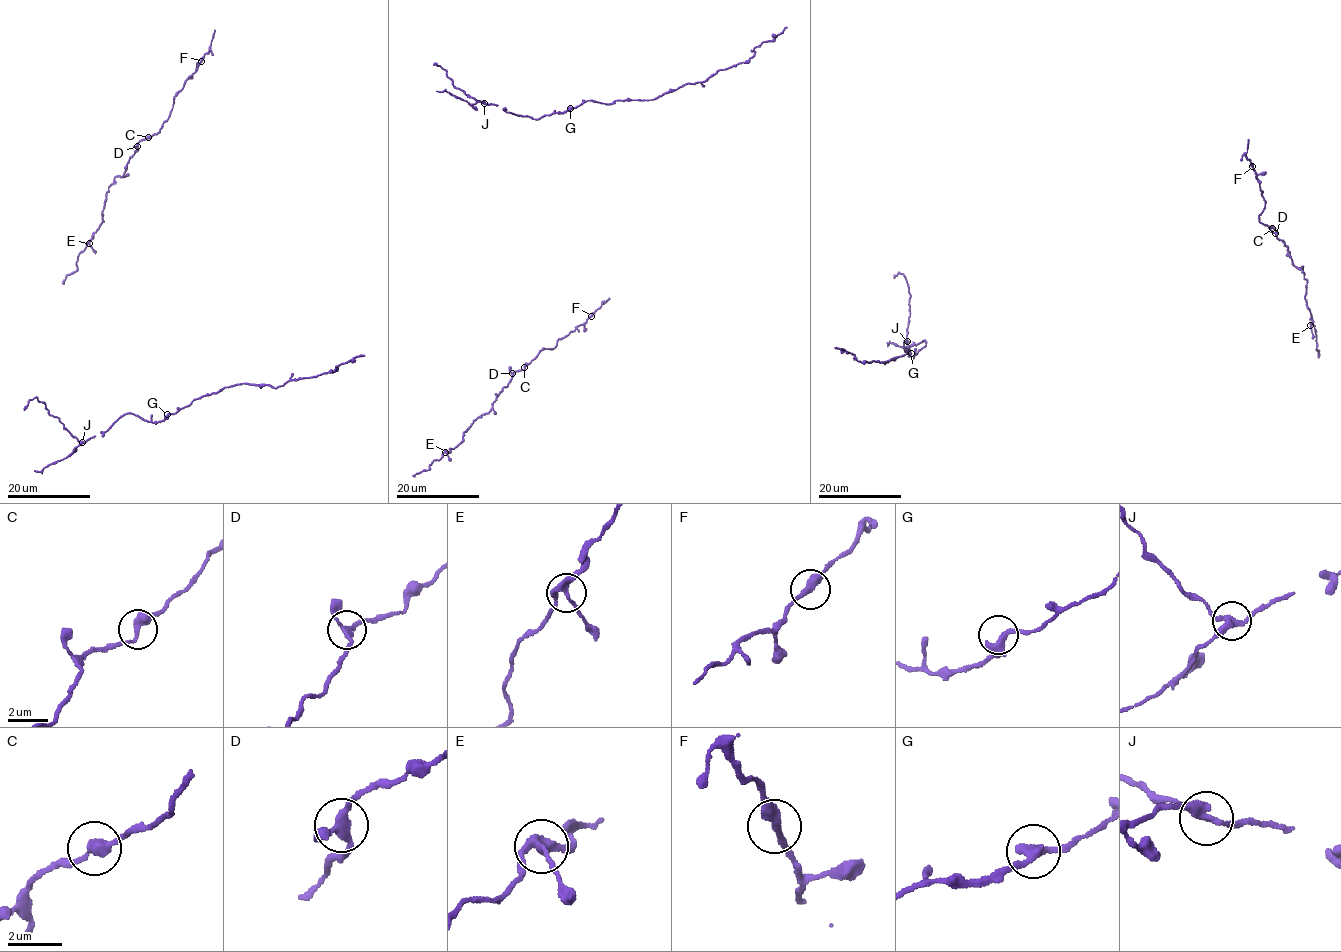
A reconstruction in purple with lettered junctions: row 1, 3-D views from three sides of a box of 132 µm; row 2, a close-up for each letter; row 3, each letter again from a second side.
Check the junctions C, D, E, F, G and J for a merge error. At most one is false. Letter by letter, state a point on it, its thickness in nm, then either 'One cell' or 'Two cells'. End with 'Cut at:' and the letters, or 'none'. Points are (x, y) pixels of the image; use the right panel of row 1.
C: Place: (1272, 228). Thickness 380 nm. One cell
D: Place: (1275, 233). Thickness 240 nm. One cell
E: Place: (1310, 325). Thickness 280 nm. One cell
F: Place: (1252, 166). Thickness 360 nm. One cell
G: Place: (911, 353). Thickness 360 nm. One cell
J: Place: (907, 341). Thickness 280 nm. Two cells
Cut at: J

